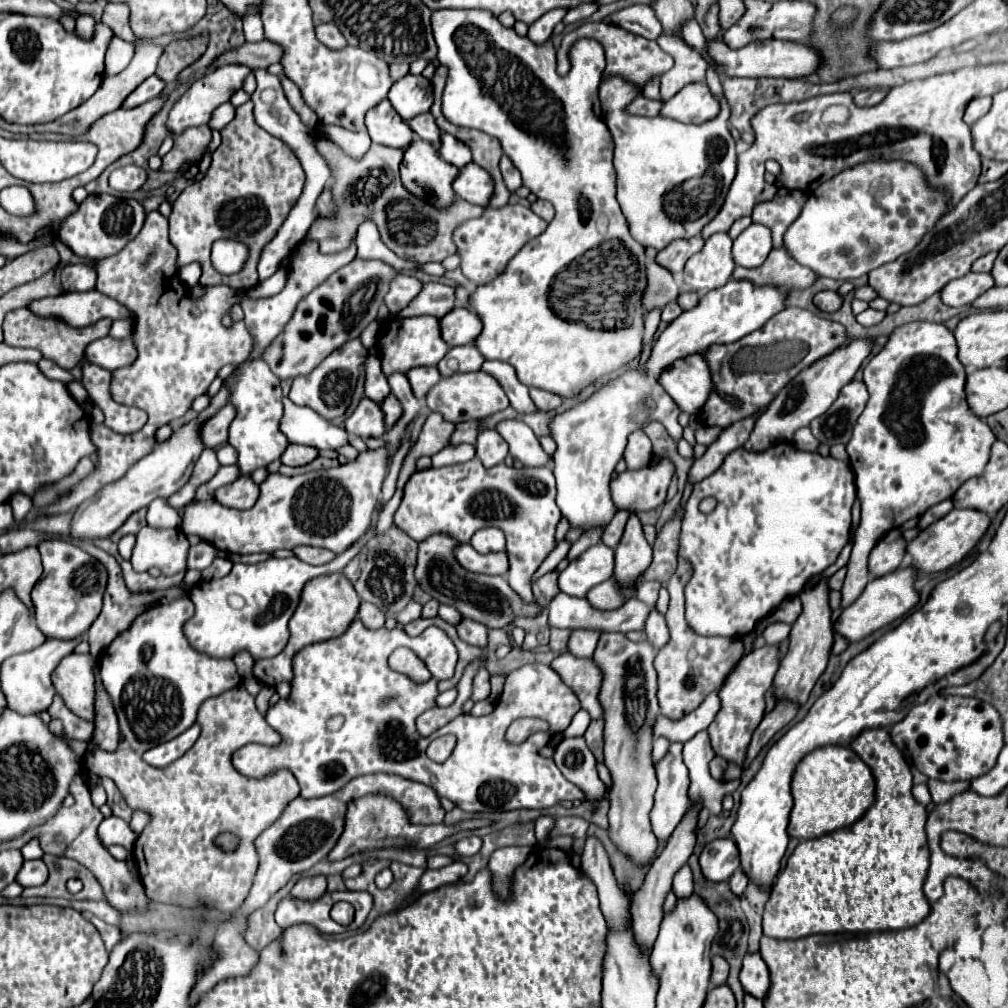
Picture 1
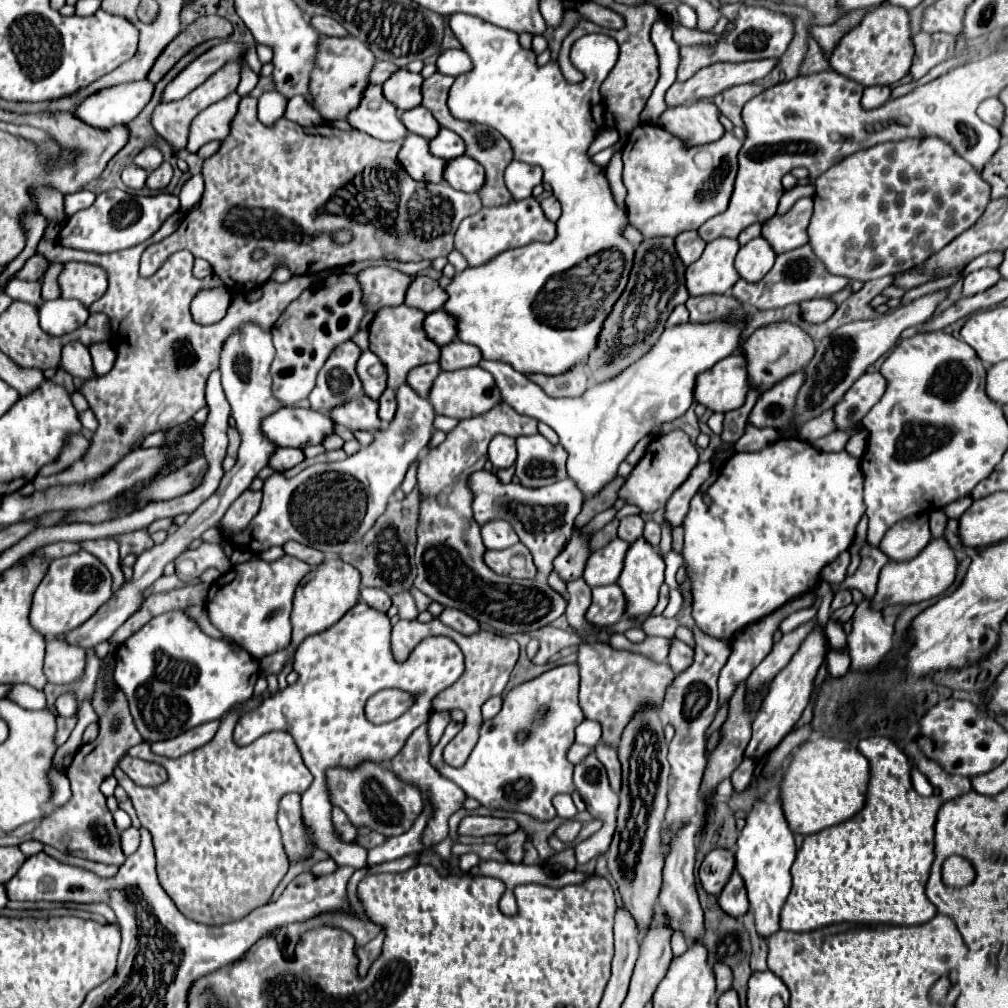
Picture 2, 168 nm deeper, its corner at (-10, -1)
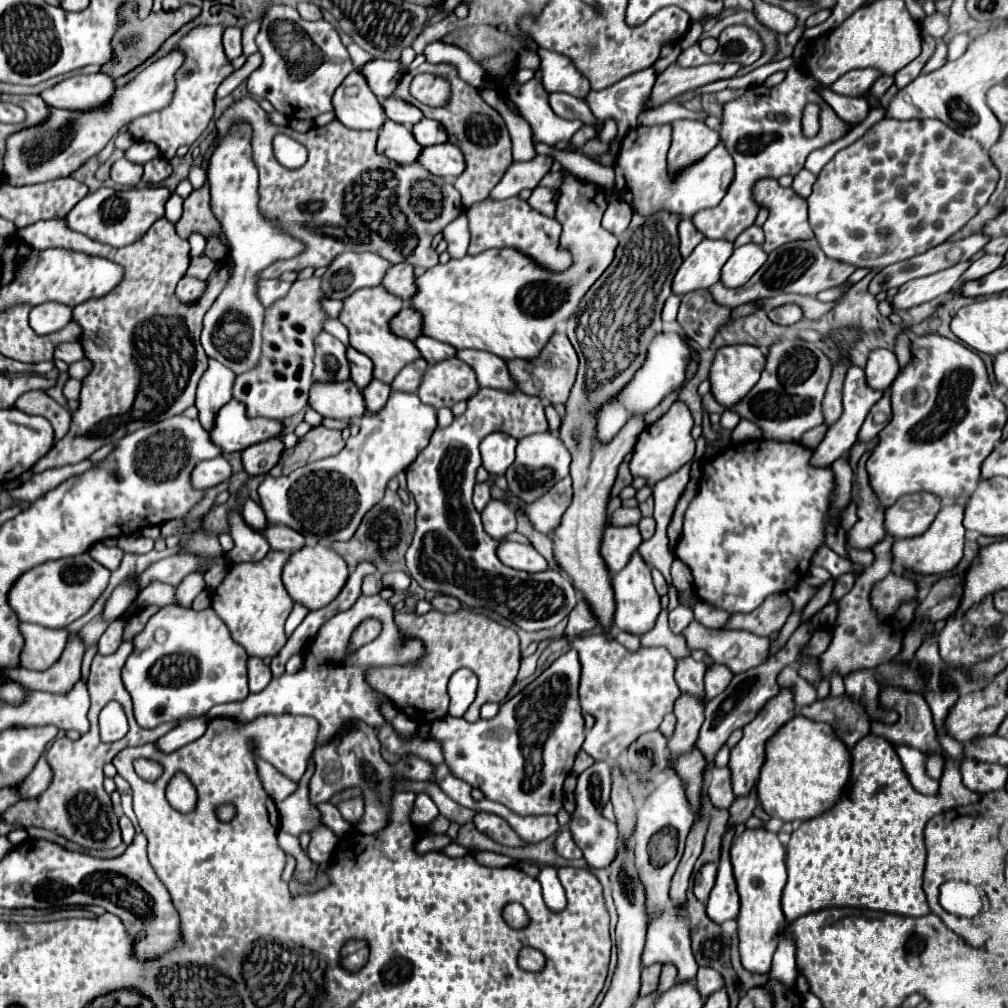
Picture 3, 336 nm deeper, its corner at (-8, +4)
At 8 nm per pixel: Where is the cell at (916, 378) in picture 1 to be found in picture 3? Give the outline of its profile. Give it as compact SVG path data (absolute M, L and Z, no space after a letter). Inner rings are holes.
M922 335L914 337L910 353L912 359L906 363L906 367L900 369L898 377L888 389L892 419L880 431L880 439L866 461L870 487L874 487L878 505L882 509L892 507L892 503L896 503L902 495L920 491L940 497L944 505L950 505L954 501L966 503L978 487L980 467L984 459L1002 439L1002 429L1006 425L1006 407L992 395L992 385L988 381L984 361L966 345L942 335Z

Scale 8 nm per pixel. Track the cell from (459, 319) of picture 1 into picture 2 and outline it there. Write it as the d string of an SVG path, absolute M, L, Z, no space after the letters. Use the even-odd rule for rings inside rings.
M436 310L436 312L426 314L422 326L424 326L426 336L432 342L436 342L438 346L444 346L456 338L456 330L454 330L456 322L448 320L448 314L444 310Z

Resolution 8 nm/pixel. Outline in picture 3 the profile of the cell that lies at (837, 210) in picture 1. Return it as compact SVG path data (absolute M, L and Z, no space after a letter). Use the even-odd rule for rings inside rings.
M882 119L824 165L808 197L808 221L826 257L854 267L882 269L958 233L986 205L996 183L998 171L978 141L958 135L938 119Z

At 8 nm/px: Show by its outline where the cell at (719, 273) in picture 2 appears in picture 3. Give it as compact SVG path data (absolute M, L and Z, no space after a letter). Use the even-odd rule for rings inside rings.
M704 239L680 265L672 283L672 291L676 295L686 295L696 289L712 287L720 281L722 267L732 255L732 251L734 245L730 241Z

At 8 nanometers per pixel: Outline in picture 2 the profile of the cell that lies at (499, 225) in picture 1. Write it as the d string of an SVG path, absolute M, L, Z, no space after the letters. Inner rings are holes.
M530 196L530 198L508 202L502 206L482 208L480 212L464 218L462 224L458 226L454 248L468 260L468 266L480 266L504 250L526 246L530 242L552 242L554 238L556 238L554 222L550 222L544 216L540 202Z

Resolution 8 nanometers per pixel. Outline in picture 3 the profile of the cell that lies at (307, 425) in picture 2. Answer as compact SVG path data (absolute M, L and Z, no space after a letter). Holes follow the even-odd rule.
M232 399L218 411L210 437L218 447L222 447L222 451L242 451L262 439L280 437L282 431L282 421L262 417L250 419L246 415L246 407Z

